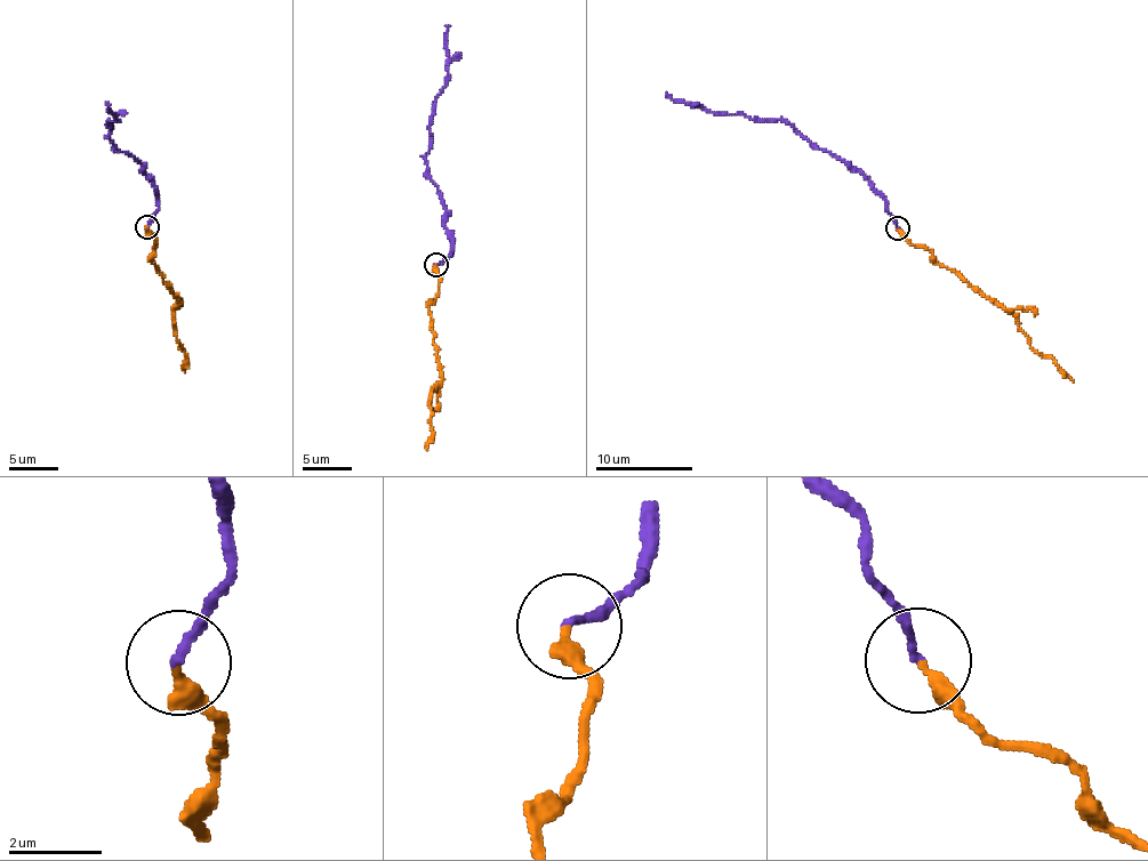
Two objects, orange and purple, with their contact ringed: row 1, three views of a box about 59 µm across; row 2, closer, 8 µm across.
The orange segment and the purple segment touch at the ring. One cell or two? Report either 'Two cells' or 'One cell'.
One cell

